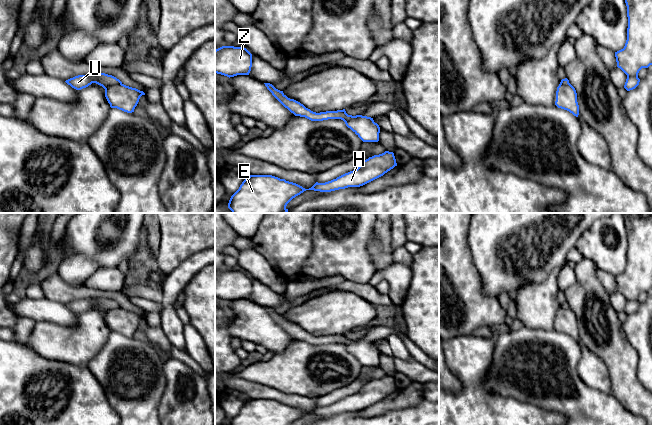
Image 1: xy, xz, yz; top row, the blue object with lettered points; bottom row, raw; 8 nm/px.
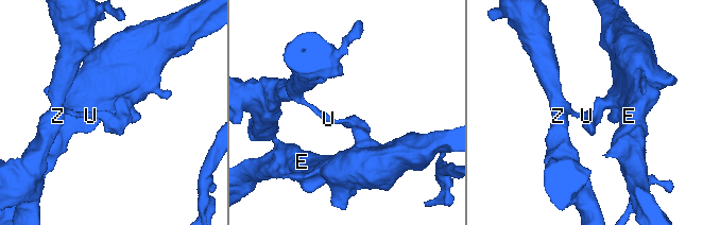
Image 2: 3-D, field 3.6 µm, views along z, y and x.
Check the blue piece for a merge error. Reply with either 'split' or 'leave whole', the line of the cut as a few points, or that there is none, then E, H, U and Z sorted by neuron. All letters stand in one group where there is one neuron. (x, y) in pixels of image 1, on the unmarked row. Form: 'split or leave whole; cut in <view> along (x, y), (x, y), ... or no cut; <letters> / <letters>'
split; cut in xy along (121, 307), (110, 309), (105, 313); E H / U Z

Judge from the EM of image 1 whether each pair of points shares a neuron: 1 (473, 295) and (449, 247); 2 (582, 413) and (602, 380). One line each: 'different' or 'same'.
1: same
2: different

